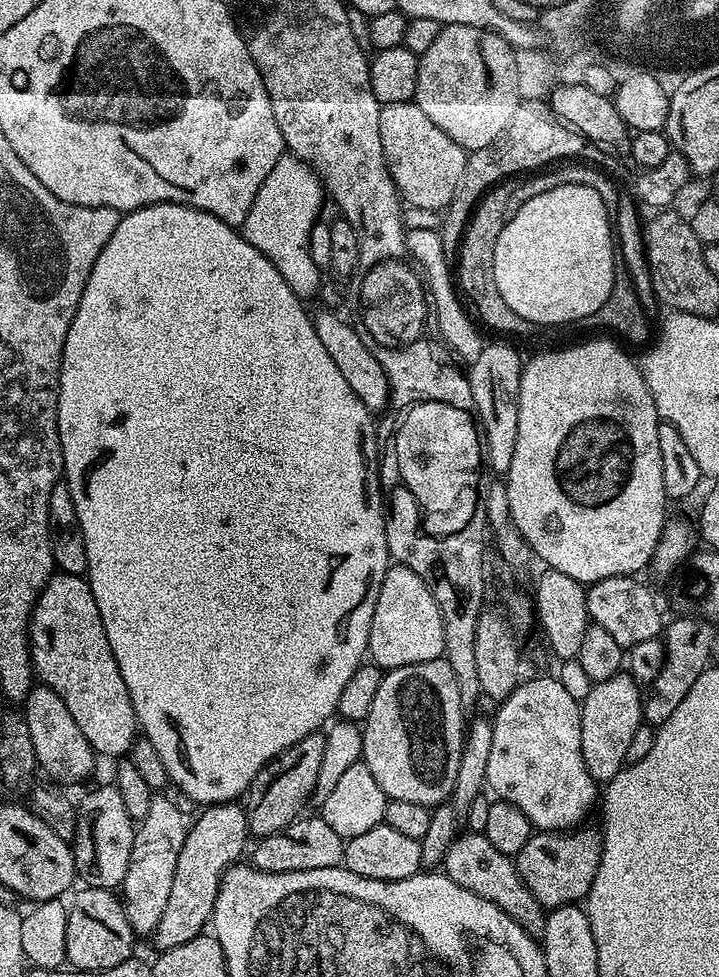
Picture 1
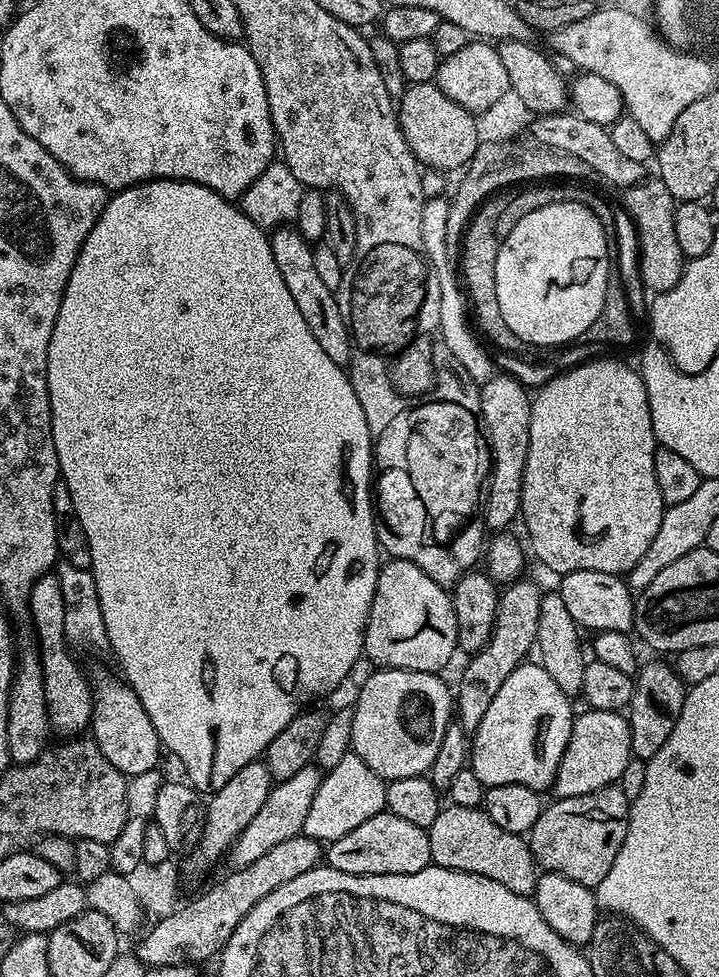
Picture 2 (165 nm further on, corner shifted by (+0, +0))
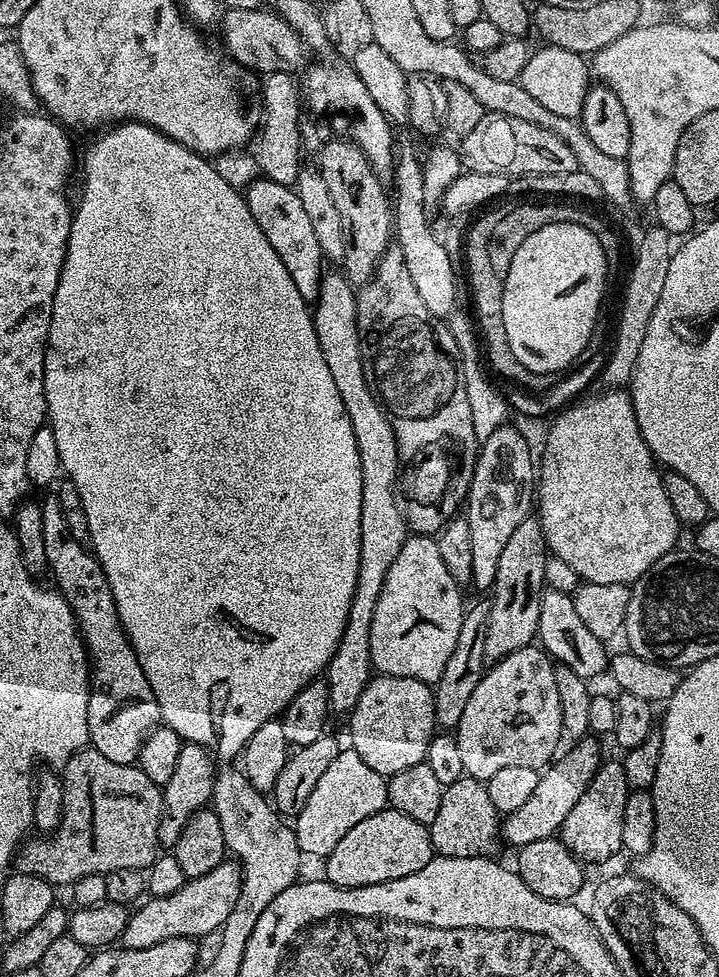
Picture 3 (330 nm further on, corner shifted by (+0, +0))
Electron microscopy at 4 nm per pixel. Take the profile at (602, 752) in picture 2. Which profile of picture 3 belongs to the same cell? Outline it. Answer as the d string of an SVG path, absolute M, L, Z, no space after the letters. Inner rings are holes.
M581 738L571 745L572 749L561 755L551 766L540 772L538 787L530 794L530 798L519 810L507 813L502 820L502 836L505 841L513 844L513 849L519 850L530 846L530 842L542 842L553 839L566 822L566 814L574 810L578 798L586 794L590 782L596 777L602 757L600 744L593 738Z

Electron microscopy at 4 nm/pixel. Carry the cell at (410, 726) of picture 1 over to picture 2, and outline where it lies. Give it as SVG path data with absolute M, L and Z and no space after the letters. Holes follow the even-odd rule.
M380 668L361 686L352 708L351 751L384 781L422 776L432 767L434 757L438 755L438 746L442 746L442 734L446 734L446 726L454 720L454 692L450 684L448 688L444 678L435 672Z

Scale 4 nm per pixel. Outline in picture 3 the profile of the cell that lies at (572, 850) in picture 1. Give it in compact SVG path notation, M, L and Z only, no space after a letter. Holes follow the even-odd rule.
M619 759L601 763L596 777L590 782L586 794L578 798L574 810L566 814L566 822L561 826L558 836L572 855L581 861L608 860L622 849L622 810L626 810L629 794L626 770Z

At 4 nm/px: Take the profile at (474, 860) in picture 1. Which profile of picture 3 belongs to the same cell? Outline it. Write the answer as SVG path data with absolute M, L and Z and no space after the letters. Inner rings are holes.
M465 774L458 782L446 784L442 794L442 805L428 828L432 839L432 851L436 856L470 858L471 856L495 857L502 845L502 813L490 802L488 785Z

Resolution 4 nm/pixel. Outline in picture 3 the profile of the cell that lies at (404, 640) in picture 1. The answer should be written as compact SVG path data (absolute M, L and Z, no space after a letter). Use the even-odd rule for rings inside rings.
M412 534L404 541L402 550L398 550L398 558L394 558L394 566L386 574L386 582L382 582L382 594L378 594L378 606L374 606L374 622L370 622L370 658L372 667L377 673L398 678L418 678L418 682L426 682L429 686L435 685L438 678L442 678L442 670L446 670L446 662L458 643L458 630L462 630L462 618L466 611L466 603L460 597L461 585L446 570L446 562L442 562L442 554L438 550L435 539L428 534Z

